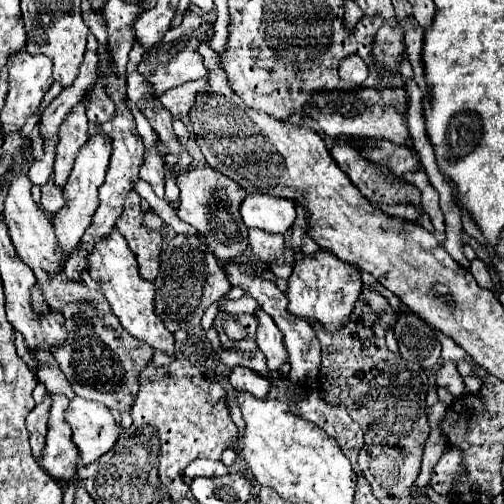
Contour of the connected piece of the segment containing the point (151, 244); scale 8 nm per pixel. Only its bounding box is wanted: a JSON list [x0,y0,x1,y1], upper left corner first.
[116,191,162,281]

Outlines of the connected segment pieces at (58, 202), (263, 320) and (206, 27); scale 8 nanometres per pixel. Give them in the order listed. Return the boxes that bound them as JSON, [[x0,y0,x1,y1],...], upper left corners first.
[[42,179,64,213],[256,309,288,371],[138,13,212,97]]

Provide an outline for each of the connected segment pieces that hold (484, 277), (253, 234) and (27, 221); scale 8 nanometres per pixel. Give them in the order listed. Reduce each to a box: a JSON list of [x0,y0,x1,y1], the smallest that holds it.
[[470,259,496,293],[248,229,284,261],[4,175,58,281]]

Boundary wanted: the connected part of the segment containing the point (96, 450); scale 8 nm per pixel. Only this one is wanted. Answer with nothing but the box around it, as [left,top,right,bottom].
[66,397,120,465]

